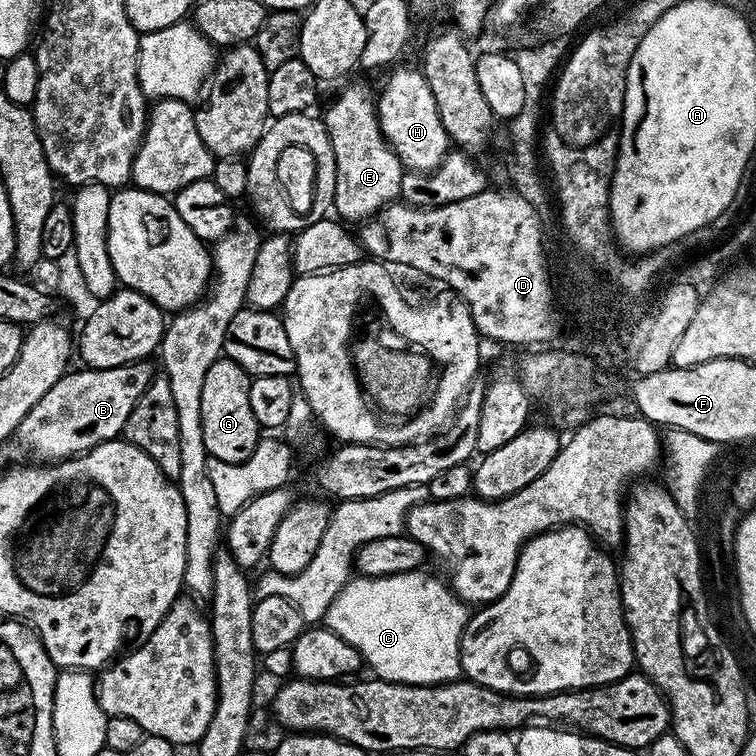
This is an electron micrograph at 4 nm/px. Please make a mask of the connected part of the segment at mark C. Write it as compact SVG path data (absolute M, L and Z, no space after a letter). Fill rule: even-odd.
M424 570L414 572L403 572L402 574L390 574L389 576L362 576L357 575L355 578L349 579L346 587L334 598L334 602L330 602L328 612L323 618L323 623L334 634L338 634L338 638L342 638L346 642L350 642L350 646L354 646L360 652L360 659L365 665L368 664L373 668L375 675L382 680L390 680L393 684L446 684L449 680L461 679L460 670L460 635L462 630L468 624L470 608L467 608L465 601L457 596L455 591L447 583L444 584L436 576L427 576Z

